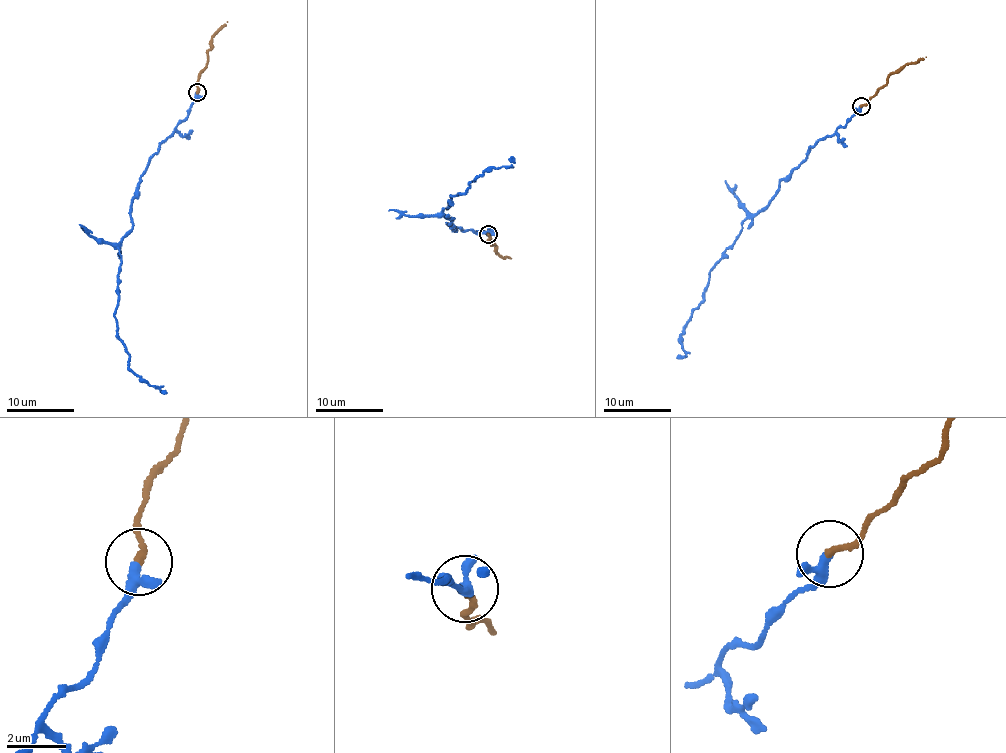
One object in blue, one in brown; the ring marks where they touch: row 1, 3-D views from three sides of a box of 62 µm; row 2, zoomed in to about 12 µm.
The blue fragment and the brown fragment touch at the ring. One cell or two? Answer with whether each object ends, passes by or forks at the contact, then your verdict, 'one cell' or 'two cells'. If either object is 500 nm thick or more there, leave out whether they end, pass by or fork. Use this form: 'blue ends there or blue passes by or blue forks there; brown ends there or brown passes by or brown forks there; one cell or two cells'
blue passes by; brown ends there; two cells

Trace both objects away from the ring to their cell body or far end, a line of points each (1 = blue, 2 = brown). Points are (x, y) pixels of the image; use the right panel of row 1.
1: (860, 106), (741, 225), (710, 270), (676, 358)
2: (860, 106), (887, 82), (887, 77), (926, 56)

